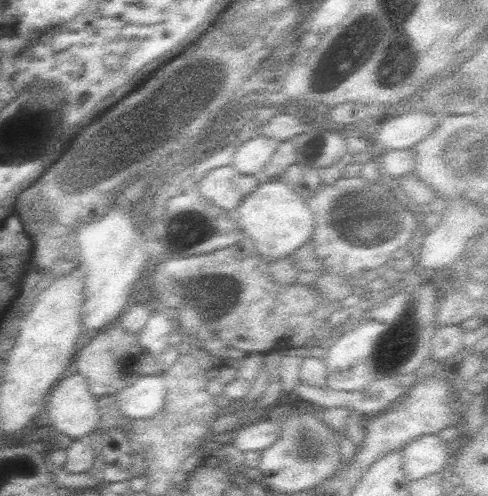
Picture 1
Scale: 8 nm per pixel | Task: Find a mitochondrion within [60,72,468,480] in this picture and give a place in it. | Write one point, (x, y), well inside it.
(130, 115)

